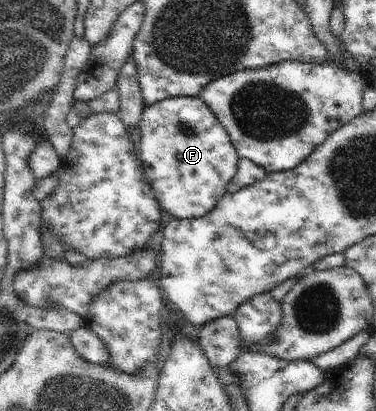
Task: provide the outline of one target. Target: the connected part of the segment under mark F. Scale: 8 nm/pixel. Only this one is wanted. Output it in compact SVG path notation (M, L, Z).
M195 96L173 97L147 105L135 133L135 141L144 181L151 187L166 217L181 220L199 219L214 211L221 197L228 193L226 186L237 172L240 158L231 144L227 131L211 109Z

